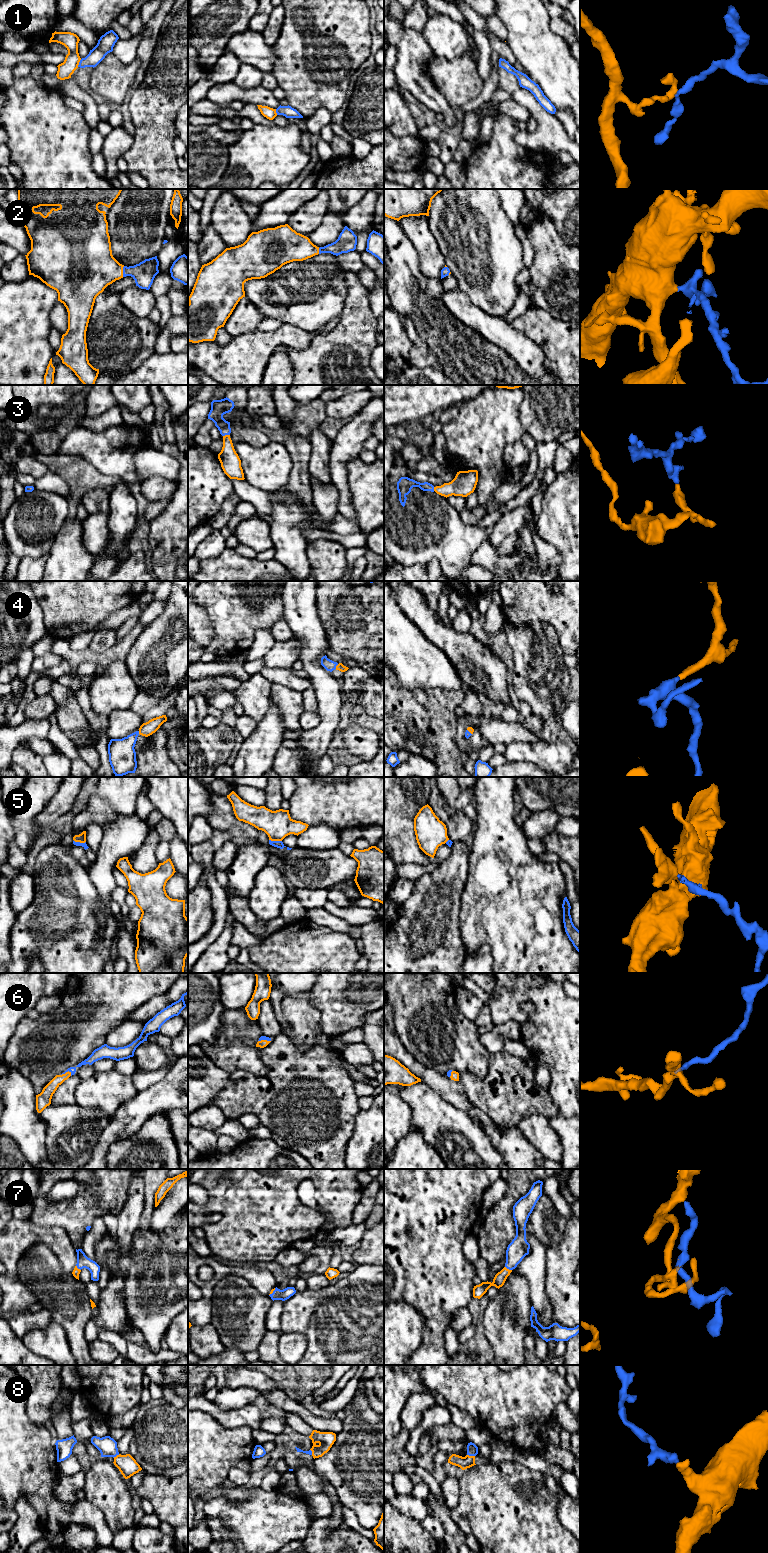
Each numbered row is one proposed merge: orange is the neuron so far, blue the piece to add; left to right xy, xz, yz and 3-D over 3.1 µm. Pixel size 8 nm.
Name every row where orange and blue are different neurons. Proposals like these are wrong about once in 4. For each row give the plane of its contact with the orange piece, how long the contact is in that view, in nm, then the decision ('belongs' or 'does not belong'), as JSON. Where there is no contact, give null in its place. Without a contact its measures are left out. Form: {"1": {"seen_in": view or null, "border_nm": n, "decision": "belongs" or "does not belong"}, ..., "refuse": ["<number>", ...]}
{"1": {"seen_in": "xy", "border_nm": 70, "decision": "does not belong"}, "2": {"seen_in": "xy", "border_nm": 90, "decision": "belongs"}, "3": {"seen_in": "xz", "border_nm": 60, "decision": "belongs"}, "4": {"seen_in": "xz", "border_nm": 50, "decision": "belongs"}, "5": {"seen_in": "xz", "border_nm": 110, "decision": "does not belong"}, "6": {"seen_in": "xy", "border_nm": 90, "decision": "belongs"}, "7": {"seen_in": "yz", "border_nm": 70, "decision": "belongs"}, "8": {"seen_in": "yz", "border_nm": 70, "decision": "belongs"}, "refuse": ["1", "5"]}

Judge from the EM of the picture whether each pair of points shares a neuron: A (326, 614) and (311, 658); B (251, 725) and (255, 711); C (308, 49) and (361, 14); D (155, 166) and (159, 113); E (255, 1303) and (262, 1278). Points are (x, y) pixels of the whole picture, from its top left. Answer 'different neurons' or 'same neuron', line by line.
A: different neurons
B: different neurons
C: same neuron
D: same neuron
E: different neurons

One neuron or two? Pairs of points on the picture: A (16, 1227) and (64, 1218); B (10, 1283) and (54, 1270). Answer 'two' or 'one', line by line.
A: two
B: two

